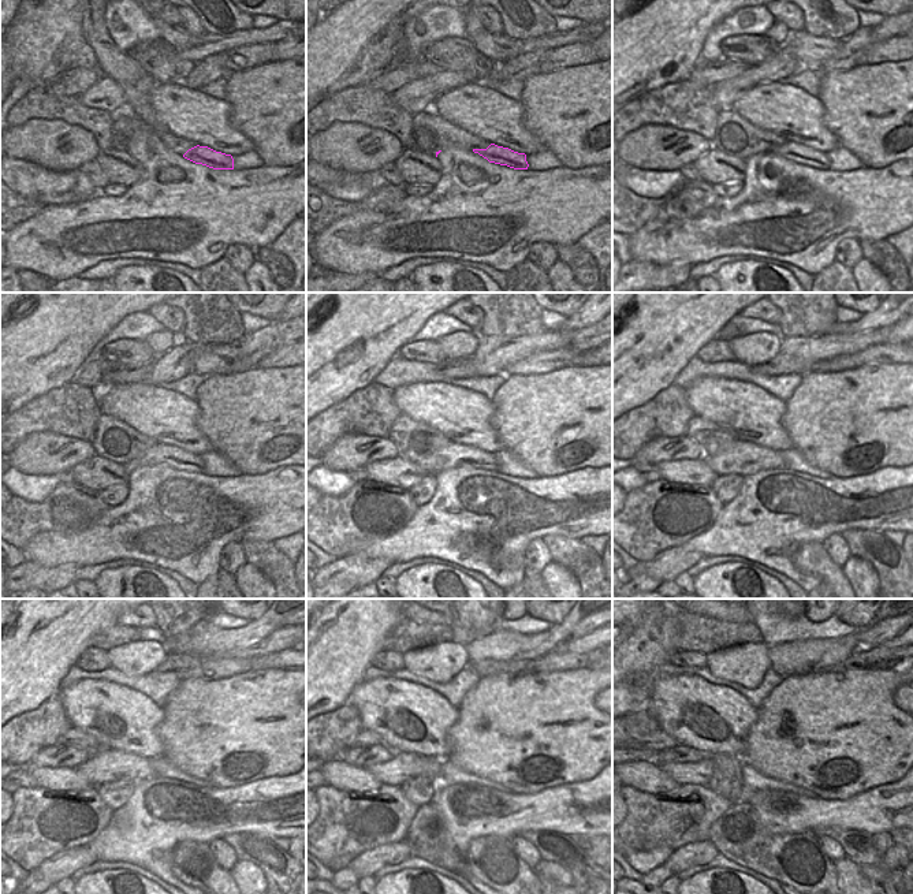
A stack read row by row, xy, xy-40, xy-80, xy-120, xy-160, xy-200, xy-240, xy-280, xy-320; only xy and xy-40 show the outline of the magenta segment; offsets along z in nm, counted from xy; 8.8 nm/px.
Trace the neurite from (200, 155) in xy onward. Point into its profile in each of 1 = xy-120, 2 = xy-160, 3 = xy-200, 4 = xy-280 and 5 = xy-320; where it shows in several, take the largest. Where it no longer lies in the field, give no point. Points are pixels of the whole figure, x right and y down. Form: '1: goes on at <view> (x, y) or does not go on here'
1: goes on at xy-120 (176, 458)
2: goes on at xy-160 (440, 459)
3: goes on at xy-200 (742, 459)
4: goes on at xy-280 (403, 766)
5: goes on at xy-320 (699, 773)

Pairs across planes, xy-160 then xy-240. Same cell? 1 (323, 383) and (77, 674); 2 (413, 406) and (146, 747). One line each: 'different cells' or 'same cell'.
1: different cells
2: same cell

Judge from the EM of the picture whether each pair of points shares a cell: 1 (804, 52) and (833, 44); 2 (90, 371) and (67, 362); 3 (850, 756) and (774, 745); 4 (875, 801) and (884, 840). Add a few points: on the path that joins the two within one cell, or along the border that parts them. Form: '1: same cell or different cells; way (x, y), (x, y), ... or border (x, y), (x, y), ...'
1: same cell; way (811, 51), (826, 48)
2: different cells; border (84, 362), (70, 382)
3: same cell; way (831, 747), (793, 745)
4: different cells; border (889, 833), (872, 834)

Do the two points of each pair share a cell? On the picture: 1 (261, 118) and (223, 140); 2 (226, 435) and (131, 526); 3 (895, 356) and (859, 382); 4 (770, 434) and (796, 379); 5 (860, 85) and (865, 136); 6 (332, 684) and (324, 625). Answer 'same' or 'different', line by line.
1: different
2: different
3: different
4: different
5: same
6: same

